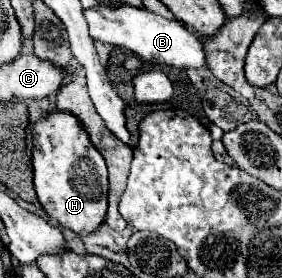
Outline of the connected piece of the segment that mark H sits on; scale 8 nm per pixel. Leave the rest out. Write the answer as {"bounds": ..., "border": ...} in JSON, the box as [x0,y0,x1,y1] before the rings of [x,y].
{"bounds":[33,112,107,234],"border":[[[51,112],[33,126],[33,182],[37,198],[59,226],[75,234],[95,232],[107,216],[107,166],[103,156],[89,142],[81,122],[71,114]]]}

